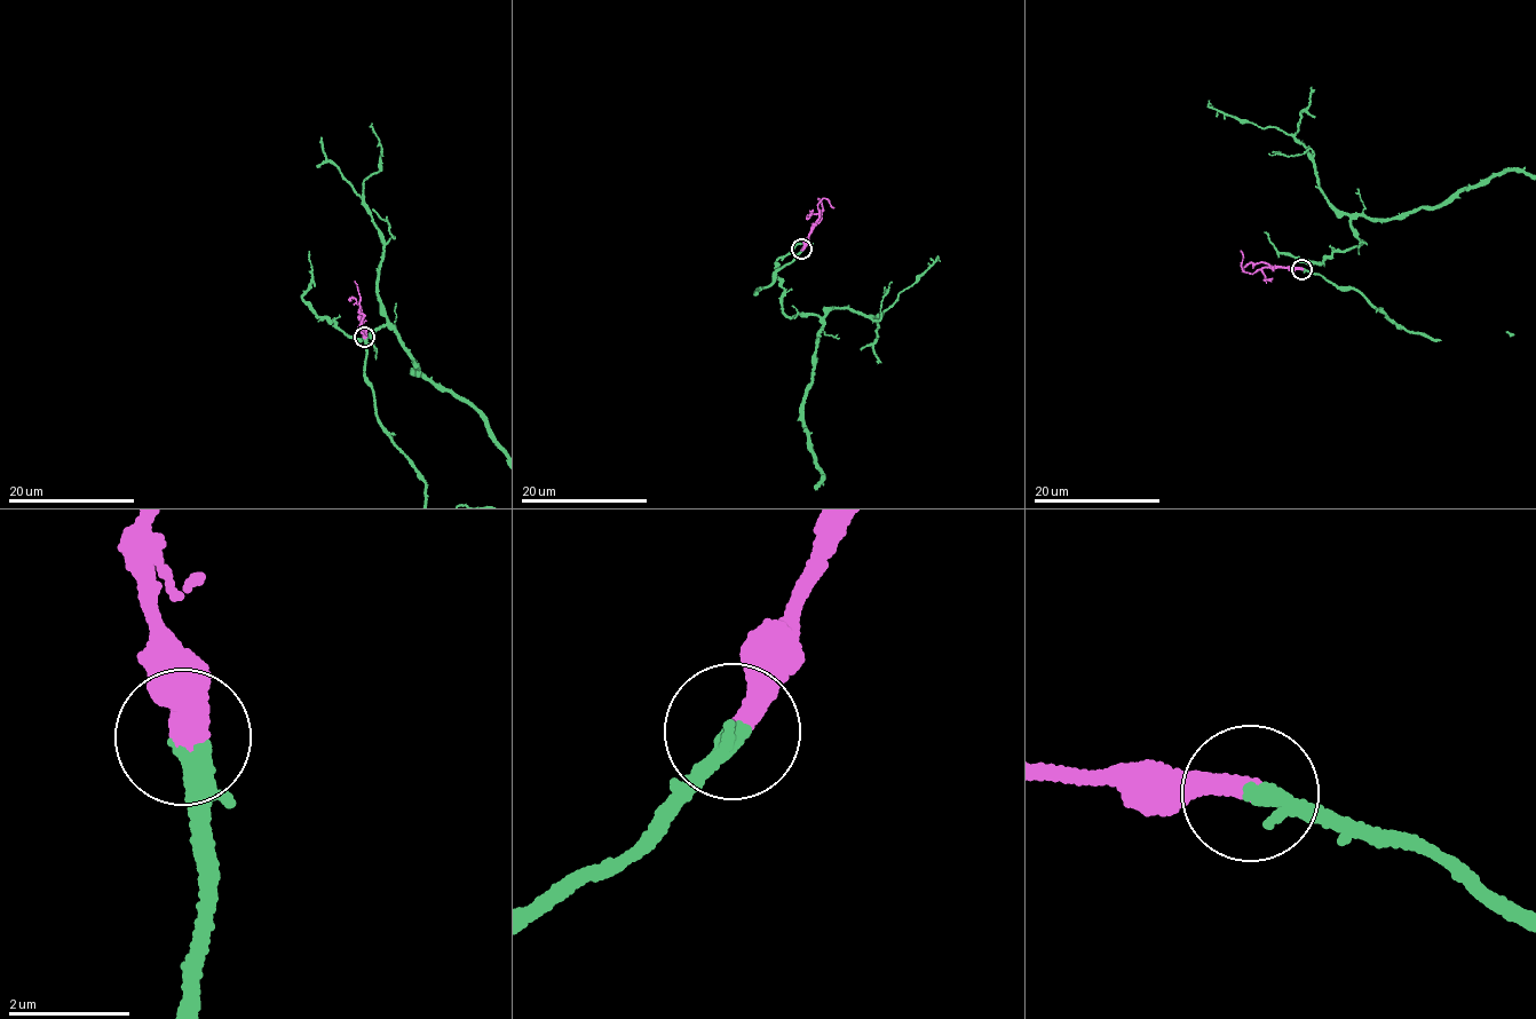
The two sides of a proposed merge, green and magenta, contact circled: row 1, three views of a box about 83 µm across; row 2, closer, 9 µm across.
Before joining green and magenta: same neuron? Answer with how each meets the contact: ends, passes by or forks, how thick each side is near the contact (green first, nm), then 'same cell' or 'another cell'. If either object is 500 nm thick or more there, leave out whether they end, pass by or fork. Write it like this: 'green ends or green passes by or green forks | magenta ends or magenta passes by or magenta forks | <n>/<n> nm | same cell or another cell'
green passes by | magenta ends | 240/460 nm | same cell

